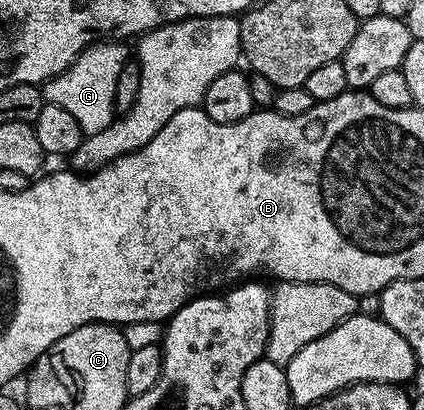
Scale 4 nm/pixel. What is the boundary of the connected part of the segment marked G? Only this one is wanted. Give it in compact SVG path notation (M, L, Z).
M98 40L68 66L63 73L48 78L40 87L46 103L64 108L79 124L82 135L103 132L115 121L115 94L124 65L131 60L131 50L121 40Z

